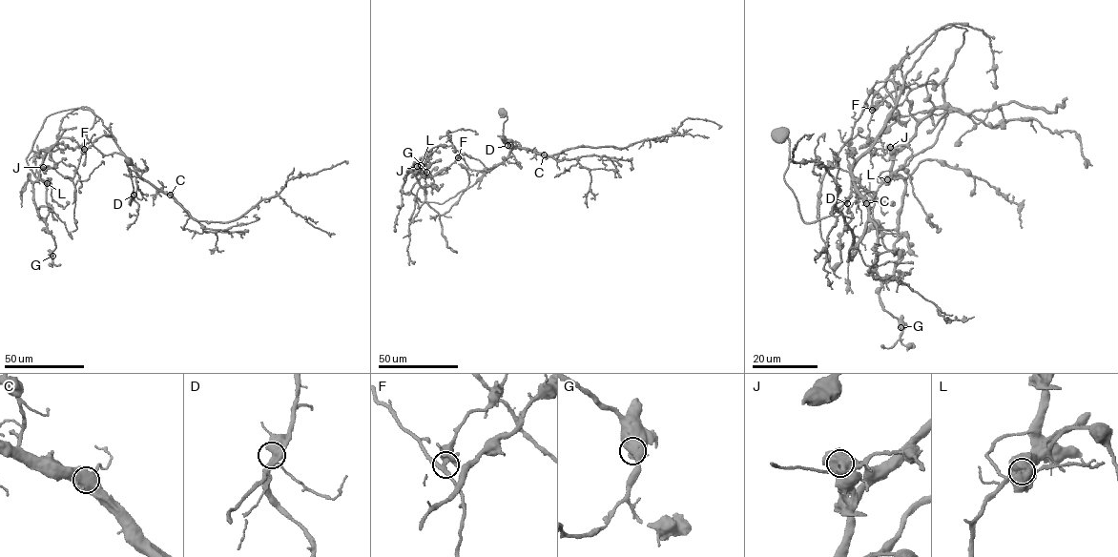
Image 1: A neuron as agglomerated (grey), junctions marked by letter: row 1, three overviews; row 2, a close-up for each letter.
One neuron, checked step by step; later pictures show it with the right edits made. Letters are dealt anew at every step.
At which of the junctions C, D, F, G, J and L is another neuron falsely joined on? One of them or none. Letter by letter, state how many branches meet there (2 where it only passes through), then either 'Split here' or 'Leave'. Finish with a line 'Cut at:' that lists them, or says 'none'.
C: Branches: 4. Leave
D: Branches: 4. Leave
F: Branches: 4. Leave
G: Branches: 3. Leave
J: Branches: 4. Leave
L: Branches: 4. Split here
Cut at: L

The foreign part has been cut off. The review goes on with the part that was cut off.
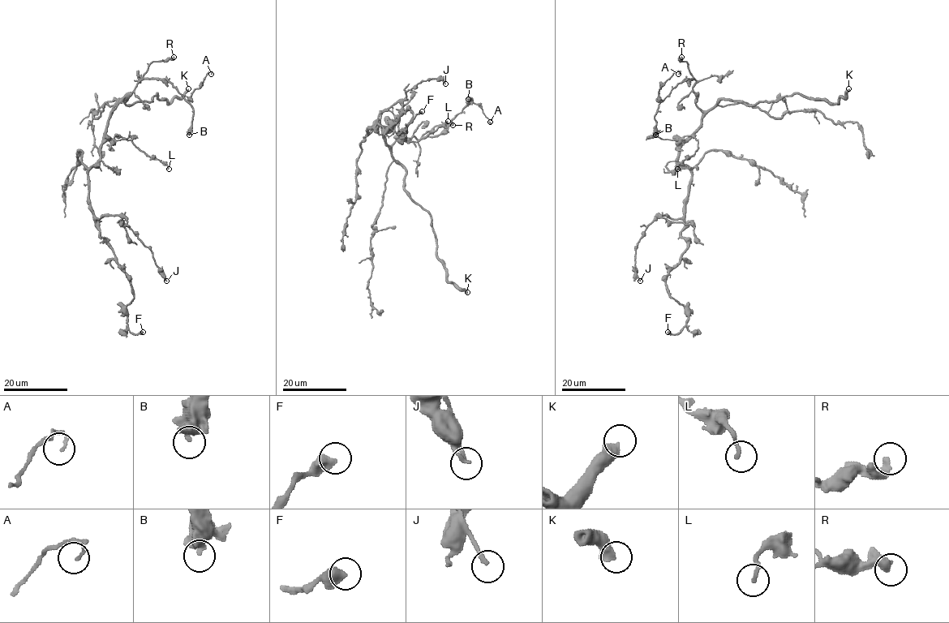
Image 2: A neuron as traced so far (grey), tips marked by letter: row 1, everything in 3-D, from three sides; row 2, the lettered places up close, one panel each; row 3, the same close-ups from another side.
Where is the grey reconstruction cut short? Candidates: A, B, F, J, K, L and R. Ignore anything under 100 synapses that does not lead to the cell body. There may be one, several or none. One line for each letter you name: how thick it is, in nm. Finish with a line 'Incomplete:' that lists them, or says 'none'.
K: 480 nm thick
Incomplete: K

